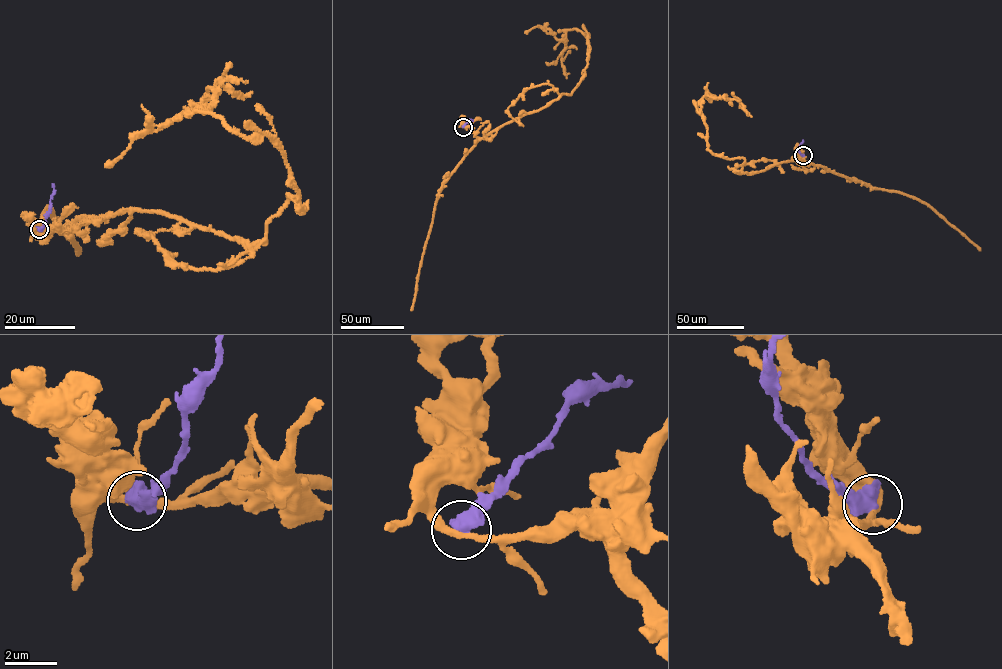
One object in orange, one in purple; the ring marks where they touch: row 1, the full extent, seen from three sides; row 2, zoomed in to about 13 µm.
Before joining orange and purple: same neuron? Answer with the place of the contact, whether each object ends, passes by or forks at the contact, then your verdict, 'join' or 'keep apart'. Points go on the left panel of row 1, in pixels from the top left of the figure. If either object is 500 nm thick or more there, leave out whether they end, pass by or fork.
place (39, 229); keep apart

